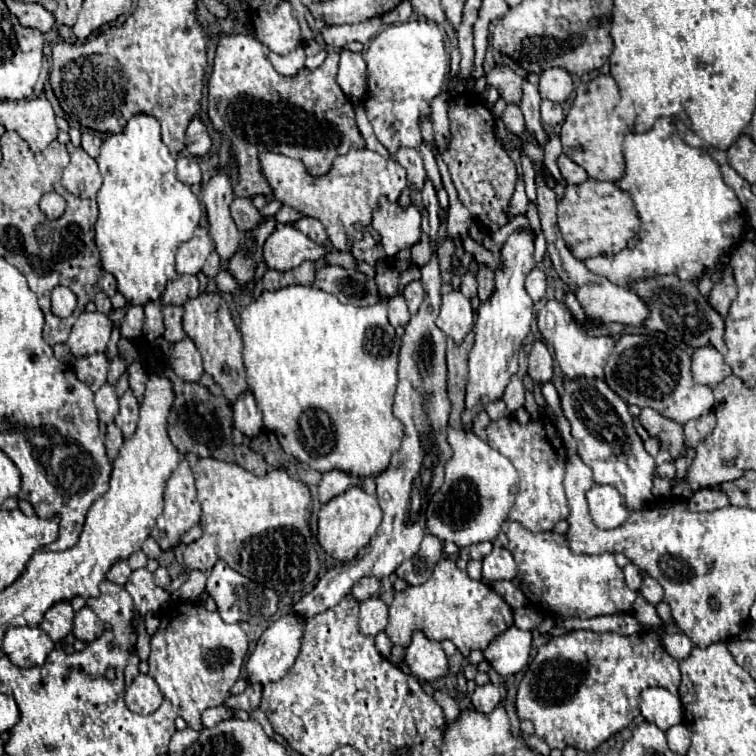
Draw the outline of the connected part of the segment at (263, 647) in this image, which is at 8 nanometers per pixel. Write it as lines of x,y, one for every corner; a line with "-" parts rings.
283,616
281,620
277,620
273,626
269,626
259,642
257,642
257,648
253,650
253,654
249,656
247,664
245,664
245,670
247,670
247,684
271,684
275,680
281,680
291,664
295,662
297,654
299,654
299,648
301,648
301,636
303,636
303,622
301,618
297,616

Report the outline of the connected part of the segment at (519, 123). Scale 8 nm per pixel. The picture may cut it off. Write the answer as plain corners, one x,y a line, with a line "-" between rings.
507,104
505,112
503,112
503,122
507,126
509,132
513,134
523,134
525,132
525,120
523,120
523,114
521,114
521,108
517,104

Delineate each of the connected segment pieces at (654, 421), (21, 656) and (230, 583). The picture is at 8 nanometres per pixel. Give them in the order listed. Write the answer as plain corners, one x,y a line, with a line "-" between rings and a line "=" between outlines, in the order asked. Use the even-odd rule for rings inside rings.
643,408
639,420
643,428
649,432
649,436
657,438
661,442
661,448
667,450
673,460
687,454
685,430
681,424
675,424
675,420
667,420
665,416
659,416
659,412
655,412
653,408
=
11,626
3,638
3,650
9,660
19,668
41,666
49,652
55,648
55,642
41,630
31,626
=
219,560
213,570
207,574
207,594
217,602
217,610
225,622
249,622
249,624
263,624
267,622
277,610
277,594
239,572
231,570
225,560

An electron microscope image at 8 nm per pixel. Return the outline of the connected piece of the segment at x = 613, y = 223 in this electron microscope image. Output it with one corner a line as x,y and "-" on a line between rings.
593,178
565,186
565,196
559,200
557,208
557,222
567,248
577,260
601,254
619,254
625,248
627,238
633,238
641,224
633,212
633,202
627,192
617,188
613,182
599,182

